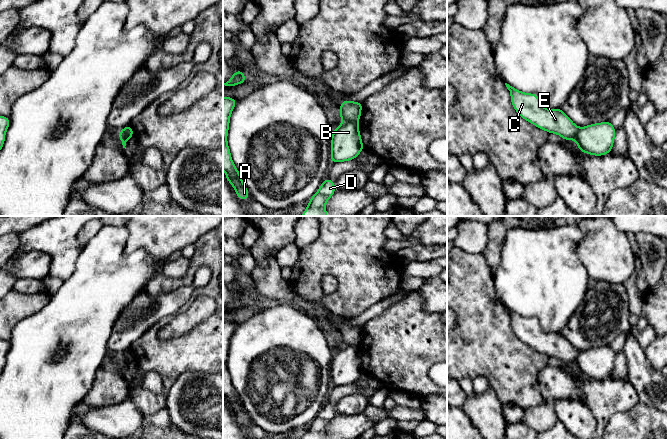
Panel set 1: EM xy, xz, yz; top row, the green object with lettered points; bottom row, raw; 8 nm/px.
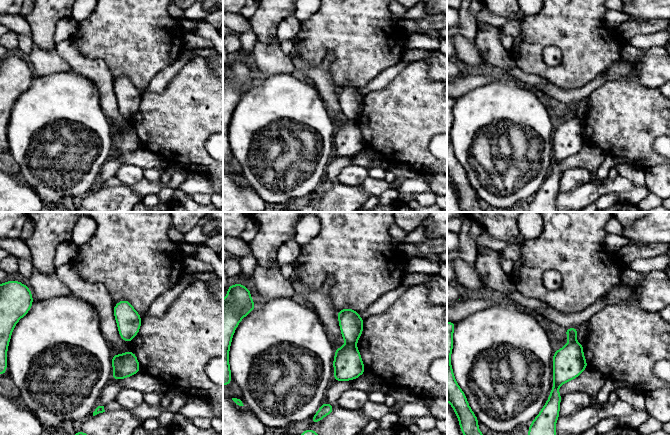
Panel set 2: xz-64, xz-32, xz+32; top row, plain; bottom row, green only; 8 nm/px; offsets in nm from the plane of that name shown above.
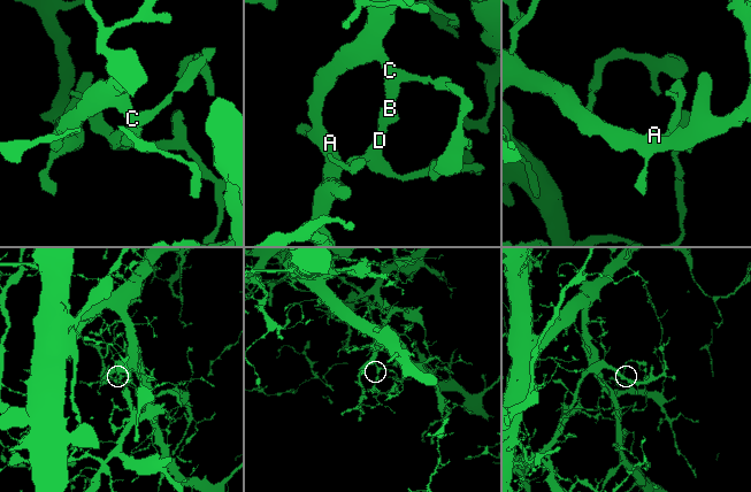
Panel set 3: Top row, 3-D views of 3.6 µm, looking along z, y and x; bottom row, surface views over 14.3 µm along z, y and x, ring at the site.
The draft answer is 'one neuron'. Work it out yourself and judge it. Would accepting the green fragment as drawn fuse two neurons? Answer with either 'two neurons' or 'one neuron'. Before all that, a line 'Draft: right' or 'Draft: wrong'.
Draft: wrong
two neurons

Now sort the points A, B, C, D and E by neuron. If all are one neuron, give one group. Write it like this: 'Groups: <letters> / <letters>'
Groups: A C E / B D

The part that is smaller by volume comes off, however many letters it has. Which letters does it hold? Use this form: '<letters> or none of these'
A, C, E

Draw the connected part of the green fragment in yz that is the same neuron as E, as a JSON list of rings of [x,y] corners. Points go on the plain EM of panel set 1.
[[[505,307],[511,318],[511,327],[516,336],[526,345],[548,357],[558,358],[563,364],[575,363],[578,350],[560,333],[545,333],[533,317],[523,317]]]

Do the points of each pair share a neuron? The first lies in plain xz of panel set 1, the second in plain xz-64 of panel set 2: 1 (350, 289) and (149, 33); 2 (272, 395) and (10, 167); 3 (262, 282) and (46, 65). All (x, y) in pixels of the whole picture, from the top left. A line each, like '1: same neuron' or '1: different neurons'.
1: same neuron
2: different neurons
3: same neuron

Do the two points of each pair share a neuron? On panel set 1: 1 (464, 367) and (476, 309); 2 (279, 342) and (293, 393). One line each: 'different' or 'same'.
1: same
2: same

